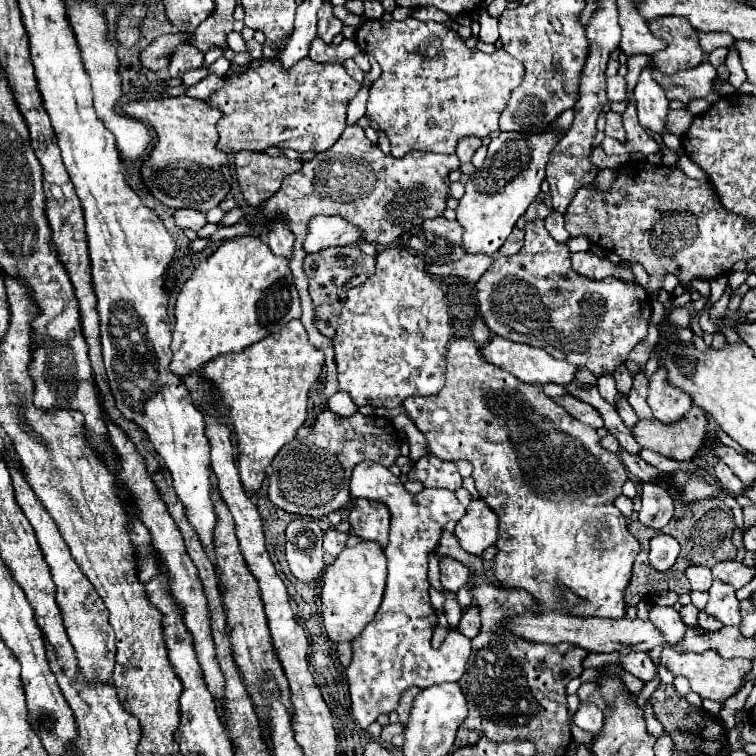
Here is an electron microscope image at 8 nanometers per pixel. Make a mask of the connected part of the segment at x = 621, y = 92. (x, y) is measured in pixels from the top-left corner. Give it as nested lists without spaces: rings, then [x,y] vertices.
[[[622,76],[608,78],[608,100],[612,102],[622,102],[626,100],[626,80]]]

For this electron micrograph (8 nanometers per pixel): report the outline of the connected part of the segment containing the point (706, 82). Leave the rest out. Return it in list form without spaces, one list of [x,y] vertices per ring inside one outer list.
[[[706,60],[698,68],[676,72],[672,76],[664,76],[656,68],[652,68],[652,74],[656,76],[658,84],[662,84],[668,100],[682,100],[684,104],[688,104],[694,98],[704,98],[710,104],[720,100],[720,96],[714,94],[716,70]]]

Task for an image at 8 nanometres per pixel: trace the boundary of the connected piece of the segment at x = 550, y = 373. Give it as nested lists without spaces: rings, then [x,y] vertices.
[[[494,336],[490,342],[484,344],[482,348],[482,358],[492,364],[492,366],[498,366],[510,374],[514,374],[518,380],[522,382],[528,382],[528,384],[568,384],[572,382],[572,376],[576,372],[576,368],[564,360],[556,360],[552,358],[548,352],[544,352],[542,348],[532,348],[528,344],[518,344],[518,342],[512,342],[512,340],[506,340],[506,338],[500,338],[500,336]]]

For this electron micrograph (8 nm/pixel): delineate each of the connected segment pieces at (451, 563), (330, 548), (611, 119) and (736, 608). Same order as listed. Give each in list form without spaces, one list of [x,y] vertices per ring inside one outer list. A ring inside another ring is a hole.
[[[442,558],[440,560],[440,570],[442,570],[442,586],[450,592],[458,592],[470,576],[470,570],[452,558]]]
[[[328,530],[324,532],[324,550],[336,558],[344,550],[346,540],[348,540],[348,534],[342,534],[338,530]]]
[[[608,112],[606,114],[606,136],[616,138],[618,142],[626,142],[626,130],[624,130],[622,114]]]
[[[714,580],[708,594],[710,600],[704,612],[720,620],[724,626],[740,626],[740,602],[734,594],[734,588],[722,580]]]

